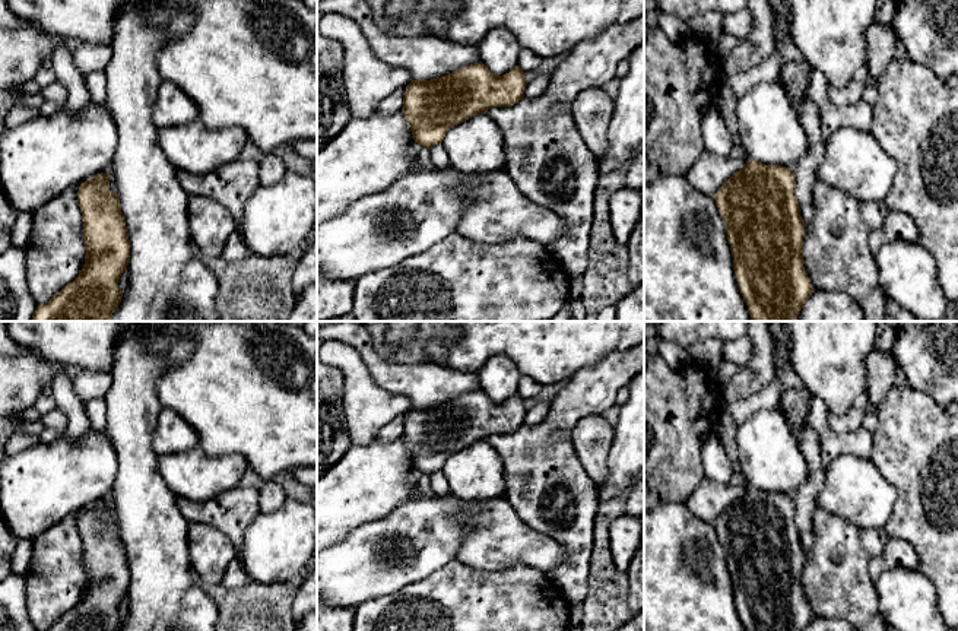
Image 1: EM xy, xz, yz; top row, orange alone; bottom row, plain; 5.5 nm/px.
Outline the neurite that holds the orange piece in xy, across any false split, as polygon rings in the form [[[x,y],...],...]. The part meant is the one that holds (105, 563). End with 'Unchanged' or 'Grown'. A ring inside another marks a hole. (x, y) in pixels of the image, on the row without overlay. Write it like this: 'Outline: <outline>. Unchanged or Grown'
Outline: [[[104,500],[80,511],[77,529],[83,545],[85,592],[73,609],[44,631],[120,631],[123,621],[118,606],[129,593],[130,567],[118,521],[110,521],[108,516],[110,508]]]. Unchanged

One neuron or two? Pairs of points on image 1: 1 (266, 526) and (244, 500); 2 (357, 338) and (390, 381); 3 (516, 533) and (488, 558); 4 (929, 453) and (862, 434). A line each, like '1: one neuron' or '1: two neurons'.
1: two neurons
2: one neuron
3: one neuron
4: two neurons

